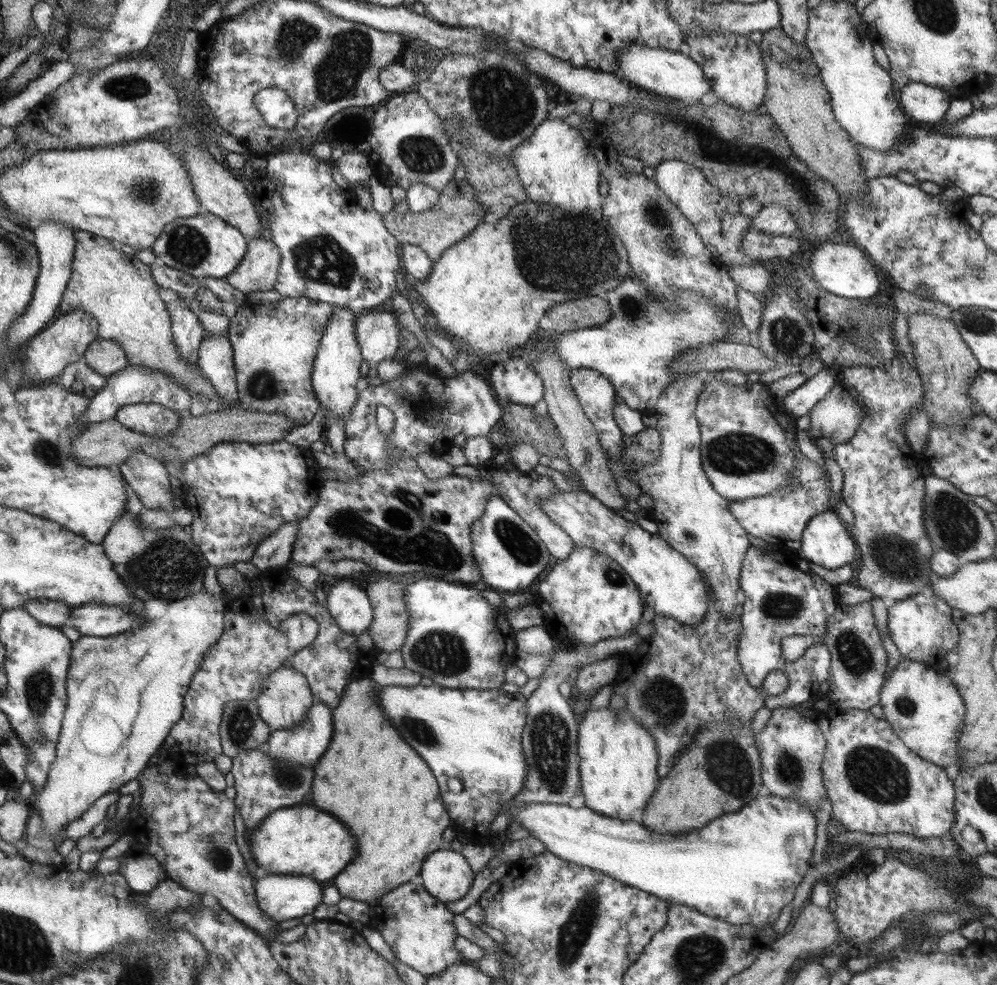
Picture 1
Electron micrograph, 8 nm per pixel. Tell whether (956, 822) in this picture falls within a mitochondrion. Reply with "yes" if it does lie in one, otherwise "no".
no

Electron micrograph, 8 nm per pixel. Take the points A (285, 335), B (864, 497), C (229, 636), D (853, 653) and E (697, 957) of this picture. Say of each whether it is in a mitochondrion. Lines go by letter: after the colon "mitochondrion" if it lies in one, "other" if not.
A: other
B: other
C: other
D: mitochondrion
E: mitochondrion

